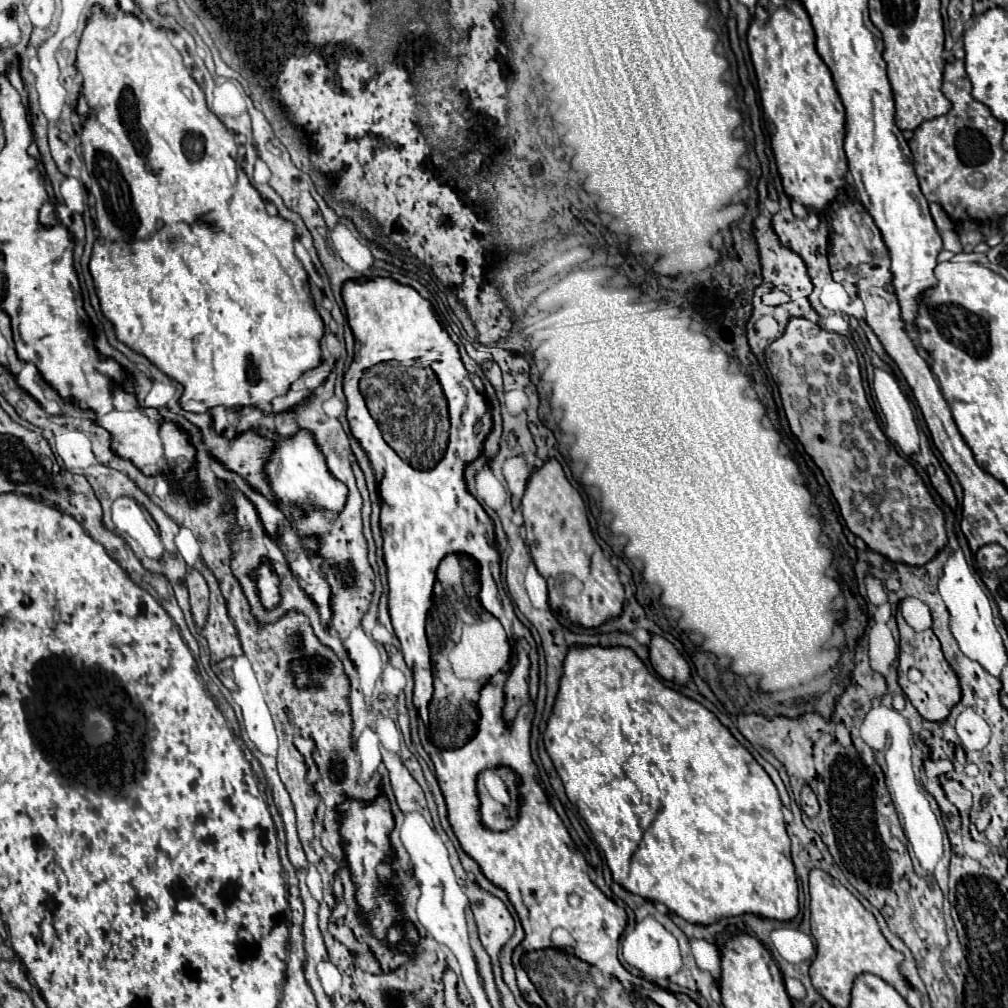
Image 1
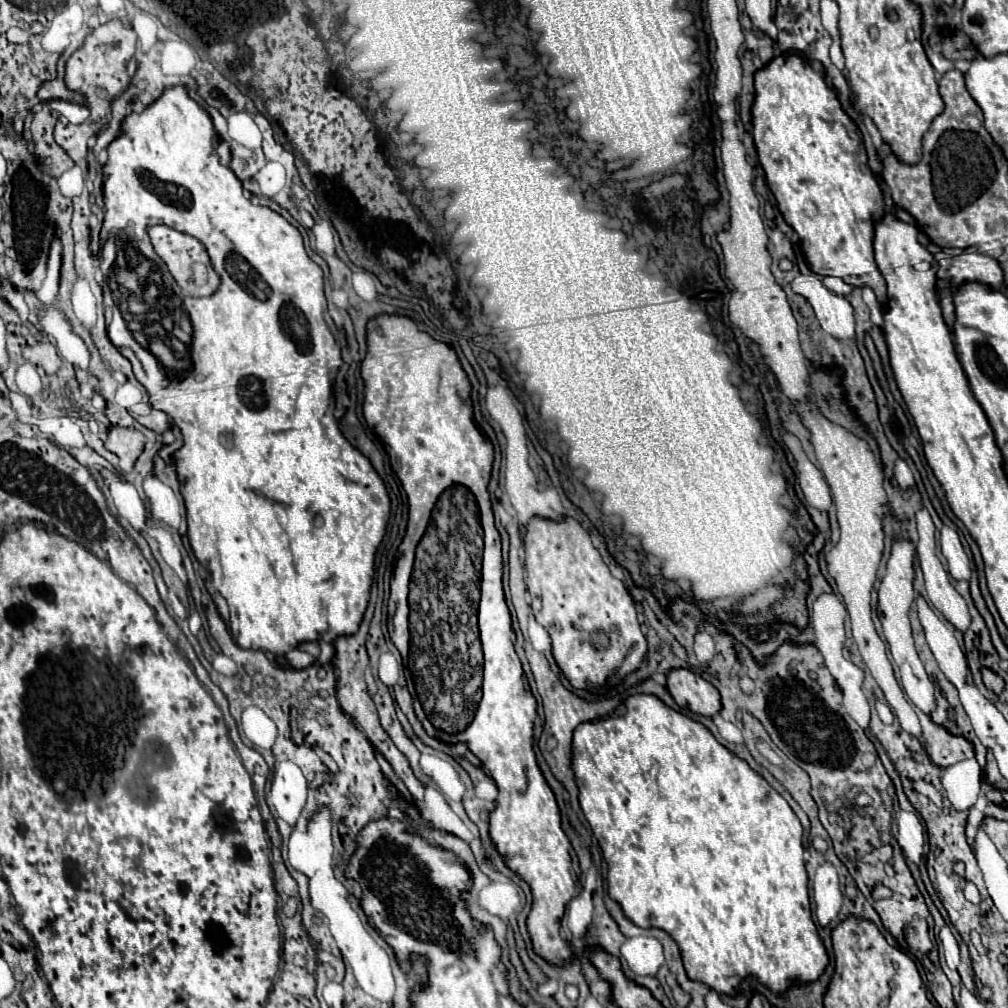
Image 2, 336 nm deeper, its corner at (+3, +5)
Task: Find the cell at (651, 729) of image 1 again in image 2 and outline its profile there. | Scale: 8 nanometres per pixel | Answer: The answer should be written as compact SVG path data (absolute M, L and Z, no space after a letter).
M634 695L626 699L626 715L614 719L604 717L598 721L582 723L574 731L574 759L572 769L580 789L580 807L592 827L594 837L600 843L602 855L608 863L608 895L614 899L624 915L638 927L658 927L666 931L678 945L684 961L686 975L692 981L704 983L720 995L736 995L742 979L756 977L772 993L784 993L794 983L814 983L830 959L826 947L818 935L818 929L812 921L810 901L808 901L808 875L804 869L804 847L802 847L802 825L790 805L758 775L746 761L738 759L724 745L720 745L714 735L698 721L688 719L686 715L666 707L654 695Z

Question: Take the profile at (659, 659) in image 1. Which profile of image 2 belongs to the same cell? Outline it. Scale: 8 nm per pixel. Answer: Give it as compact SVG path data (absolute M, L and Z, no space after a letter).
M672 669L668 673L668 691L678 707L696 715L714 717L722 709L718 689L688 669Z

